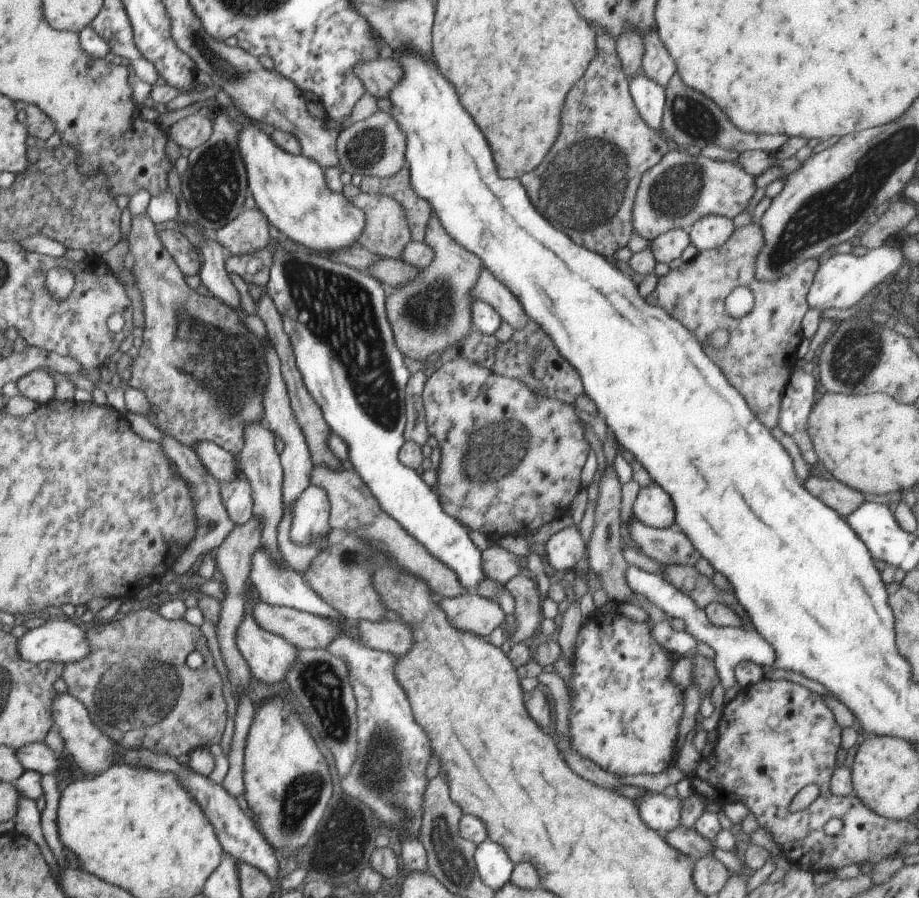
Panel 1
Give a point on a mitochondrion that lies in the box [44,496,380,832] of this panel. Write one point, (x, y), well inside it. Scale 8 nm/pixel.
(130, 700)

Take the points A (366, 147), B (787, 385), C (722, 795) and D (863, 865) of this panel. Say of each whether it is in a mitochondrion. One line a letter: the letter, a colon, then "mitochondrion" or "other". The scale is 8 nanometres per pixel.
A: mitochondrion
B: other
C: other
D: other

